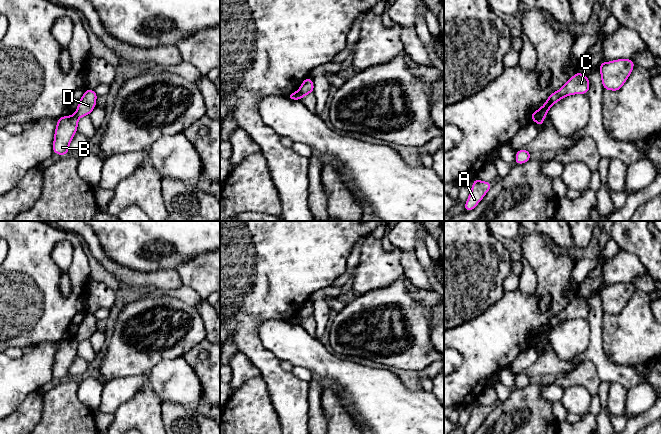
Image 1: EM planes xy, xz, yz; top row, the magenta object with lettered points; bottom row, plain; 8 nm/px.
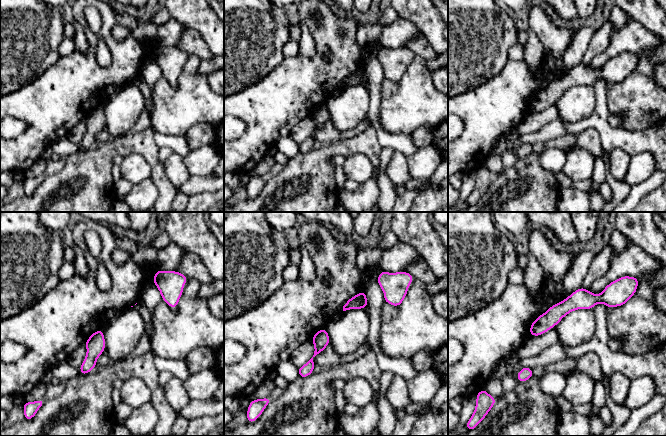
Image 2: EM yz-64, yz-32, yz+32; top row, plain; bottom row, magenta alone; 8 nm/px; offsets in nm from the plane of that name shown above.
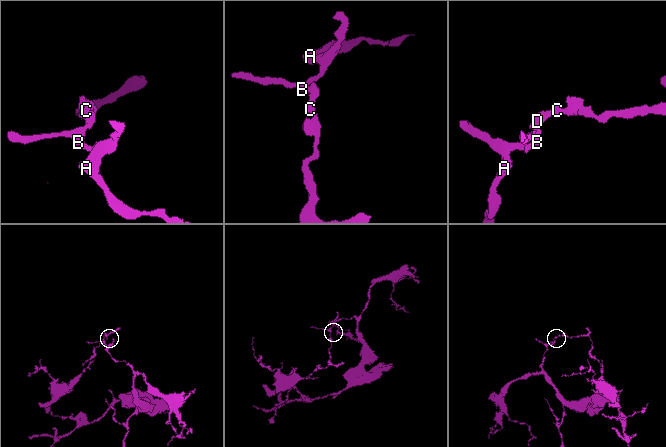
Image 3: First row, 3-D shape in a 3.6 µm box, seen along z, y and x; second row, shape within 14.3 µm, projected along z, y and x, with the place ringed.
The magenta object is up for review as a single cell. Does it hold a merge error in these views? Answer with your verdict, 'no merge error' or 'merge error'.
merge error

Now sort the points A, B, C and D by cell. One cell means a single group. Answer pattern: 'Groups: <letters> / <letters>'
Groups: A B / C D

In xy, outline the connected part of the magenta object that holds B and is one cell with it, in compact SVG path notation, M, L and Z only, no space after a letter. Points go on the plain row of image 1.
M76 338L60 341L54 357L53 377L67 379L69 368L77 356L78 344Z

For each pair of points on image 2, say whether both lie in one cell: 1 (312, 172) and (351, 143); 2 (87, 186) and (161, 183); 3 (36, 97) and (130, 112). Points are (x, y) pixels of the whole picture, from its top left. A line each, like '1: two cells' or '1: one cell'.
1: one cell
2: one cell
3: two cells

